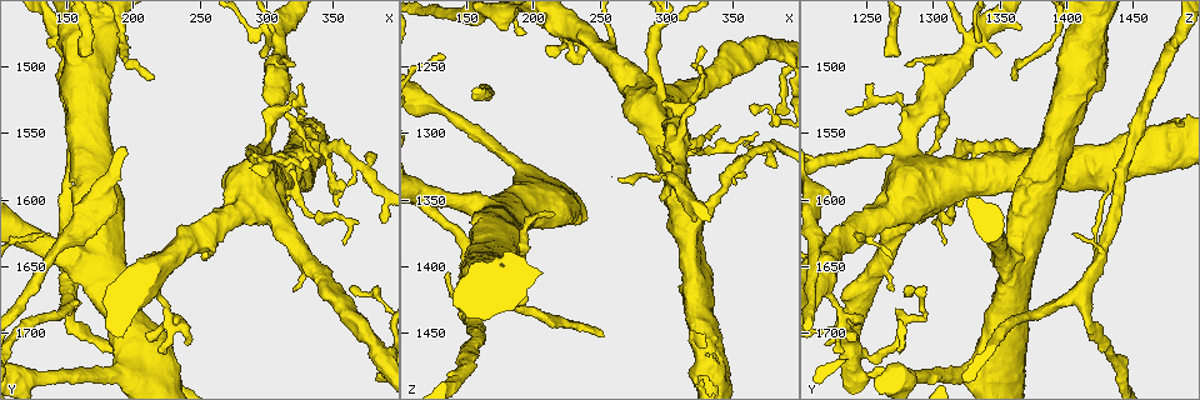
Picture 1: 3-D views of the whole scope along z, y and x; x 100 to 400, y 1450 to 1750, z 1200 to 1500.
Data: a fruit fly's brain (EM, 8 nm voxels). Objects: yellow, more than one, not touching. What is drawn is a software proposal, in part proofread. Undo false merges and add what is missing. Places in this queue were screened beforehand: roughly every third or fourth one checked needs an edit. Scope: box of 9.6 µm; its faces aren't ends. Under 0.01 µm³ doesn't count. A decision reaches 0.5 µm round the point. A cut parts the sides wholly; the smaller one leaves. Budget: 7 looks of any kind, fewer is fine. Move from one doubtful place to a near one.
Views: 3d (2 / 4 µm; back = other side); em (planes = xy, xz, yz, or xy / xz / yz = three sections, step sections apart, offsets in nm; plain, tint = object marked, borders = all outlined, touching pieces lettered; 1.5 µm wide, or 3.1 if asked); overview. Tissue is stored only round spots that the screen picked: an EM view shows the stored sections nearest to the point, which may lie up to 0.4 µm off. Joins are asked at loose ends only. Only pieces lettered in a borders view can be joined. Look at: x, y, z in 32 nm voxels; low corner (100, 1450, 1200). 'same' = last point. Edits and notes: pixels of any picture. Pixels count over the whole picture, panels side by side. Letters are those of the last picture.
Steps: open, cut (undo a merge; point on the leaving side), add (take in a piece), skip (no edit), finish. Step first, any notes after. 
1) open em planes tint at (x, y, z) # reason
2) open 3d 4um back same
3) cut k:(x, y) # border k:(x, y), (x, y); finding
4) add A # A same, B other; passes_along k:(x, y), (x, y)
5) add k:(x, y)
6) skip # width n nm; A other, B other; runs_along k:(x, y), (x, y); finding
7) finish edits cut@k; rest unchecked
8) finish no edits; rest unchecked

open em xy step 8 borders at (382, 1566, 1328) # free end

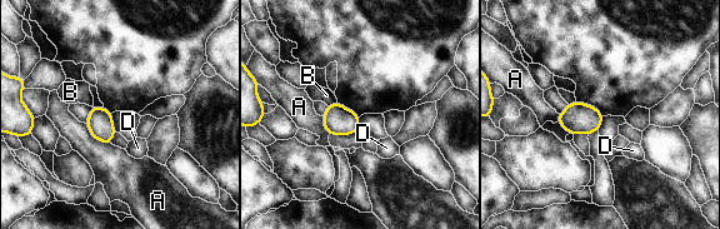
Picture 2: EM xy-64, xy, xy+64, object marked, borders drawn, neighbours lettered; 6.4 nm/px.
skip # A other, B other, D other; none of them fits

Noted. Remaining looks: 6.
open 3d 2um at (216, 1508, 1360) # free end

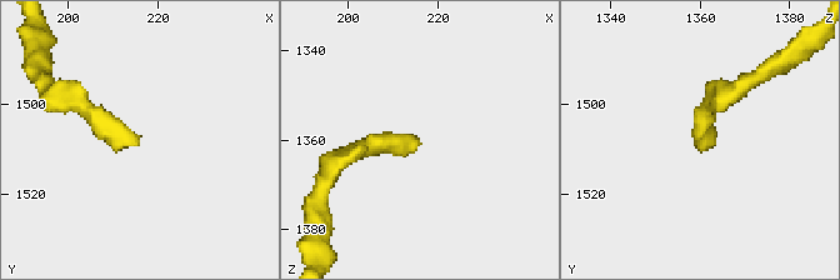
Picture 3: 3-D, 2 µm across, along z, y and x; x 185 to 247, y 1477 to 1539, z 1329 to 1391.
open em planes borders at (217, 1509, 1360) # need the tissue

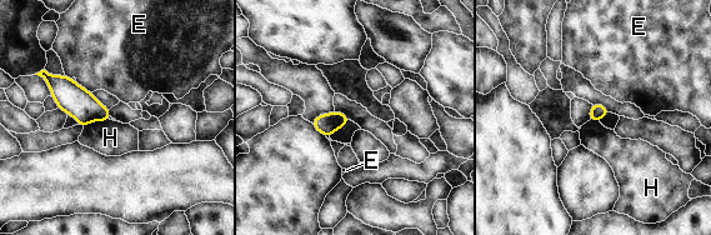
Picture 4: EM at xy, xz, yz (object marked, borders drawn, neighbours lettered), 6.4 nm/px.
skip # E other, H other; border 4:(109, 119), (90, 121), (84, 128); no lettered piece goes on from it

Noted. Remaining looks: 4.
open 3d 4um at (224, 1684, 1232) # narrows sharply

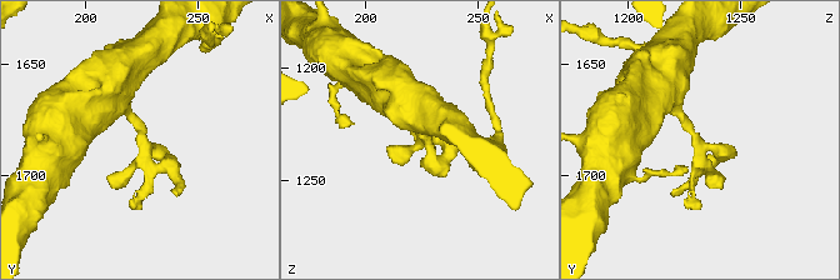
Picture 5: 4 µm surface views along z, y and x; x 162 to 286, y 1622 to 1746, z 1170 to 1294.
open em xz step 4 tint at (225, 1684, 1231) # now the EM

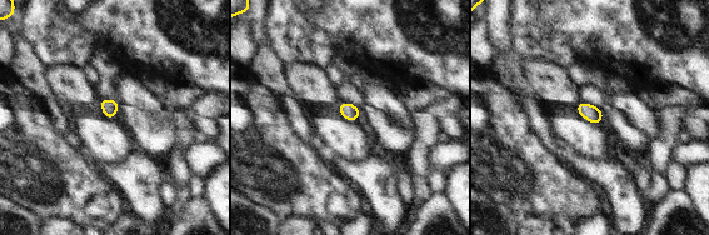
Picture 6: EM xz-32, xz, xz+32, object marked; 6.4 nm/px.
open em planes borders same

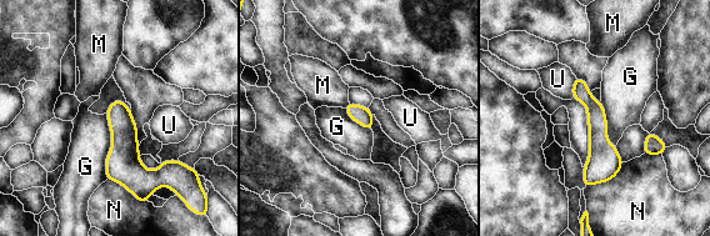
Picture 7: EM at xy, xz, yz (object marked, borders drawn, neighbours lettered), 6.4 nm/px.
skip # width 110 nm; G other, M other, N other, U other; runs_along 7:(578, 81), (598, 122), (586, 182); all the same neuron

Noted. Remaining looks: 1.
finish no edits; rest unchecked

